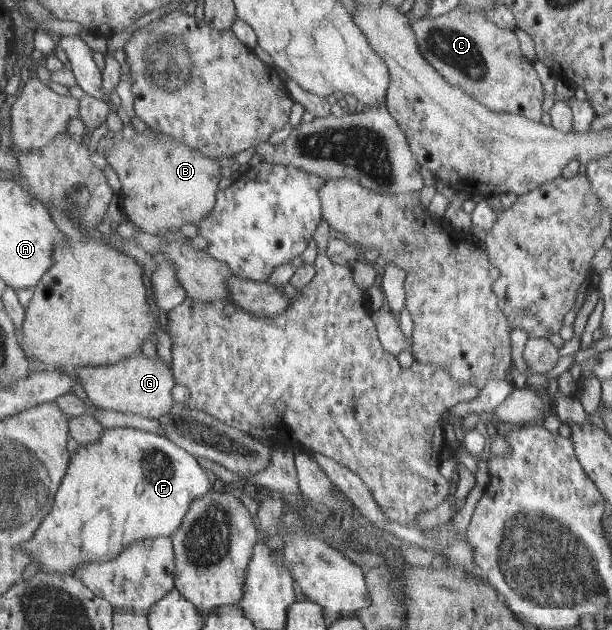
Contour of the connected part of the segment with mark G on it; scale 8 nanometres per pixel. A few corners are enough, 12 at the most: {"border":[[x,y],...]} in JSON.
{"border":[[144,352],[74,368],[99,408],[157,420],[174,408],[173,368]]}

